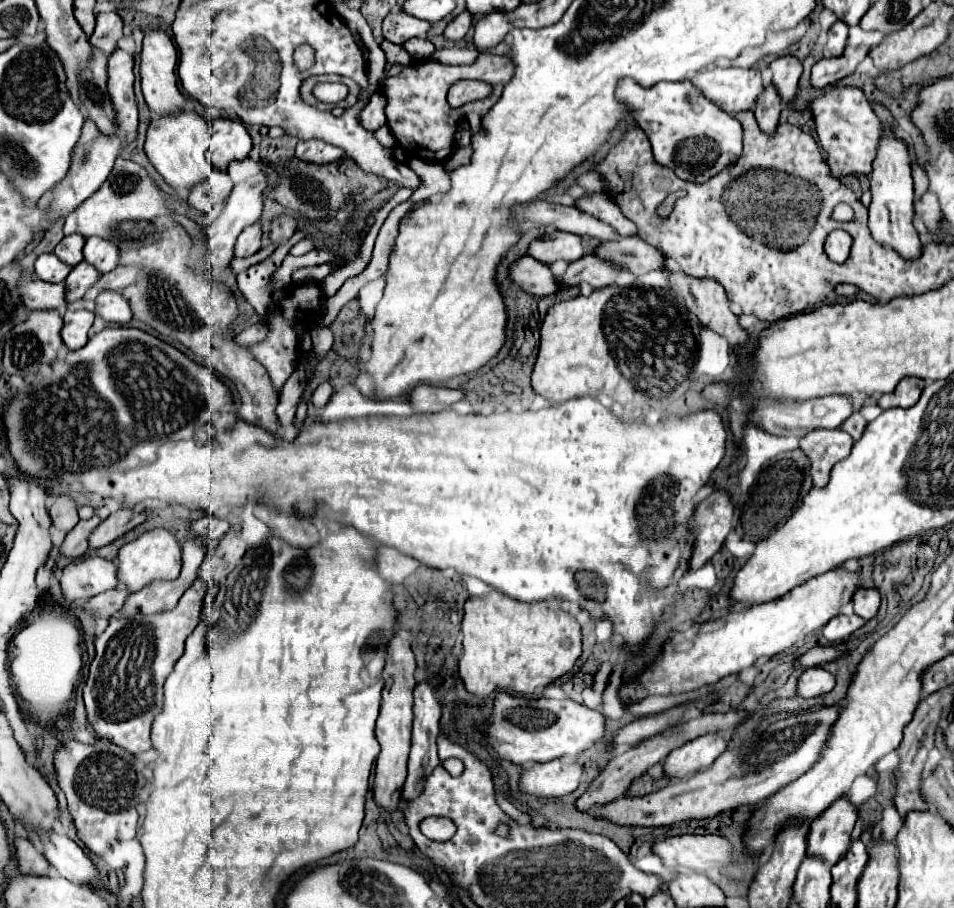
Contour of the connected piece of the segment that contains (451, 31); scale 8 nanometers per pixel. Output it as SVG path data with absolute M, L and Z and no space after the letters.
M463 11L461 15L457 15L449 25L447 25L447 29L445 29L445 39L449 39L449 41L457 41L457 39L463 39L465 37L465 33L469 31L469 27L471 27L471 19L473 19L473 15L469 13L469 11Z

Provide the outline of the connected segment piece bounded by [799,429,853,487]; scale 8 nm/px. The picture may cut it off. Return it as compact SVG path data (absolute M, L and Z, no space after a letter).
M817 429L805 435L799 443L811 461L811 475L815 487L825 487L831 467L851 453L853 437L841 429Z

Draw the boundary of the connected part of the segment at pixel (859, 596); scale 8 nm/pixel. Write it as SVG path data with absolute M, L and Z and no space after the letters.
M859 589L853 595L853 605L855 605L855 613L865 621L869 621L877 615L877 609L881 605L881 595L877 589Z

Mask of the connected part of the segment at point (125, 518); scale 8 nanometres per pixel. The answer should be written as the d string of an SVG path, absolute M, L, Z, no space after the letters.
M119 509L115 513L111 513L89 535L89 549L99 549L99 547L105 547L105 545L113 543L115 539L123 537L127 531L135 529L143 521L145 521L145 513L133 513L131 509Z

